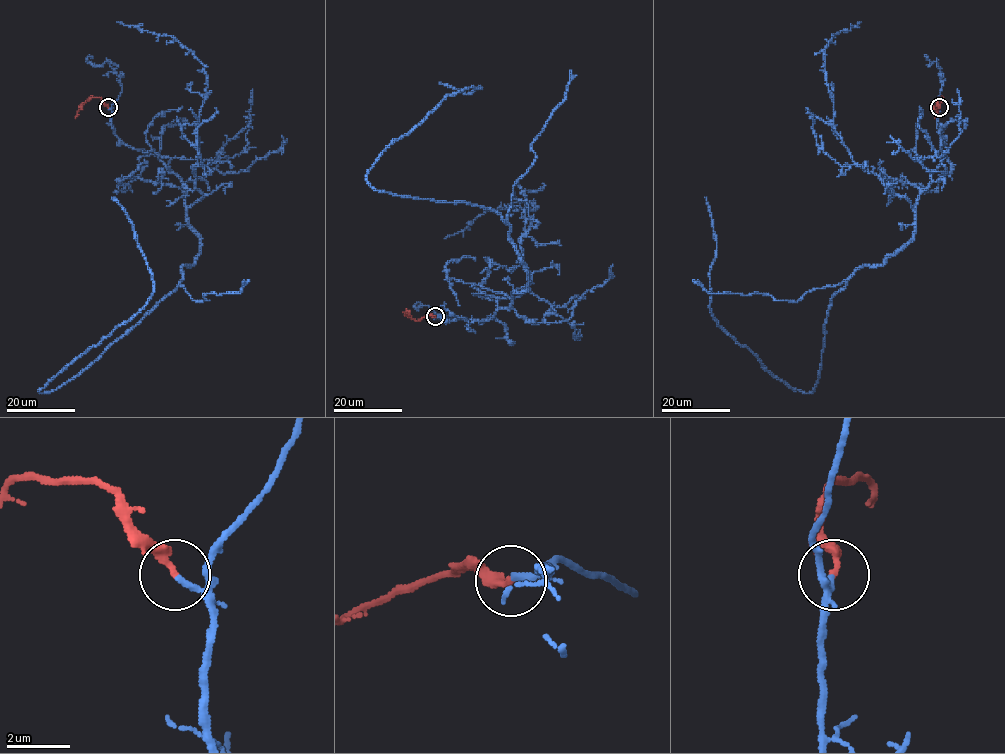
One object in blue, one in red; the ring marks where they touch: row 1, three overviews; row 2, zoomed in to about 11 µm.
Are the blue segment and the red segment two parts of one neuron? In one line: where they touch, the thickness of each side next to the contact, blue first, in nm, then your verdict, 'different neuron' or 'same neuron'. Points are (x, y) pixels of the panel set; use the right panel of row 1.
at (939, 107); 200 nm thick on the blue side, 240 nm on the other; same neuron

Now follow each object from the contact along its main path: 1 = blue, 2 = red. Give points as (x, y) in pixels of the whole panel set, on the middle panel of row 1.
1: (436, 316), (488, 320), (528, 288), (494, 211), (367, 181), (448, 95), (480, 87), (439, 82)
2: (435, 316), (414, 320), (403, 312)

